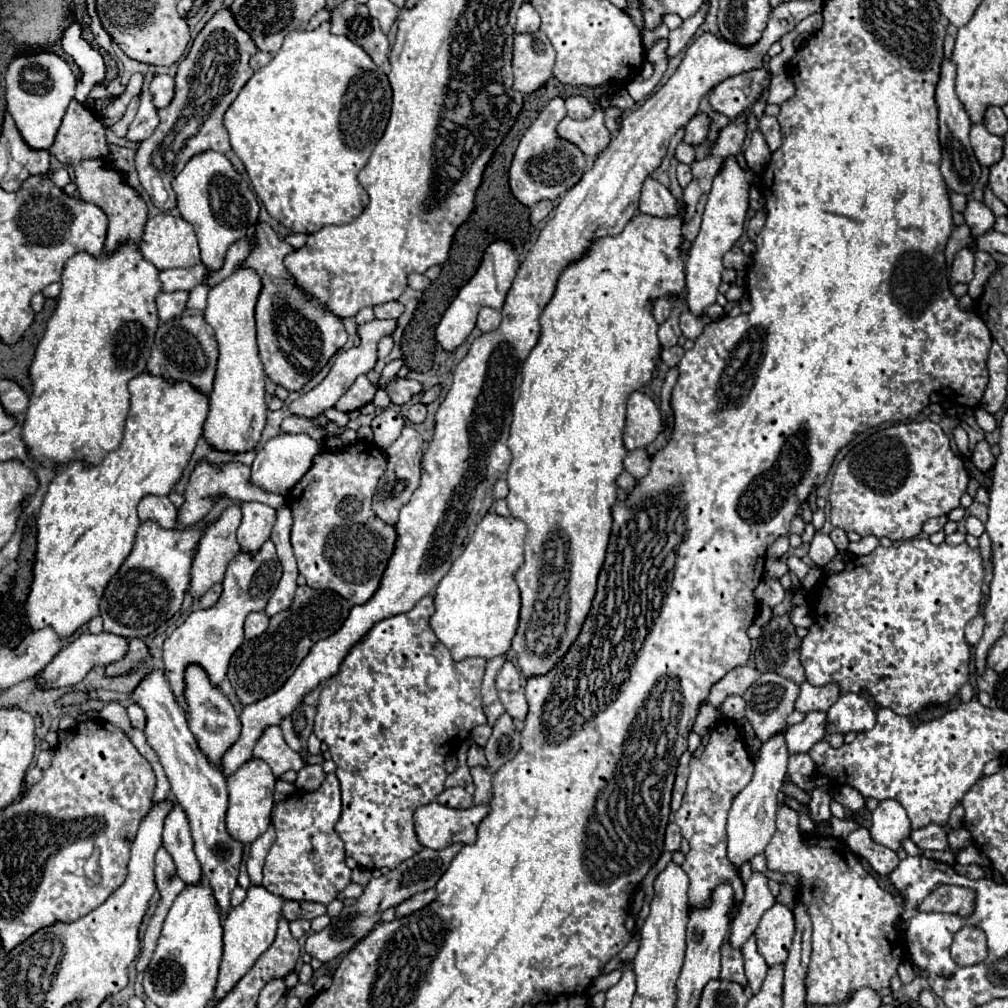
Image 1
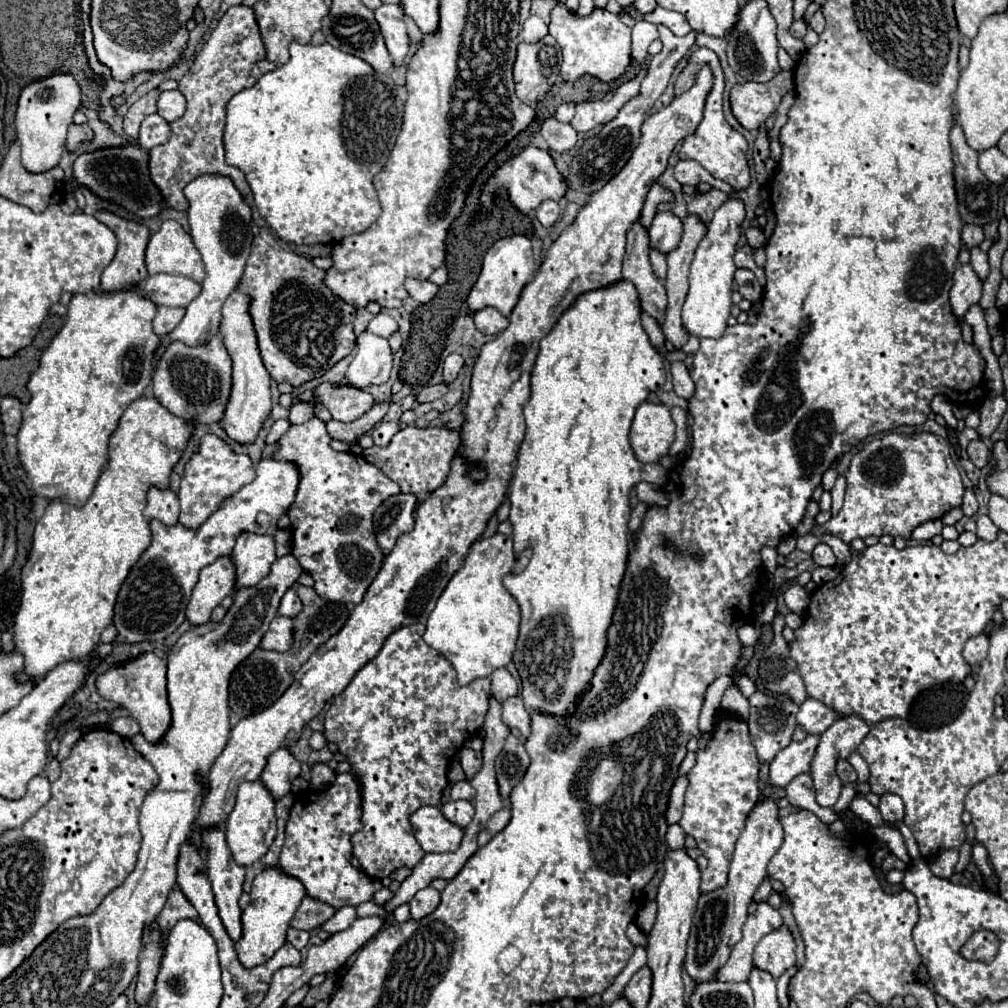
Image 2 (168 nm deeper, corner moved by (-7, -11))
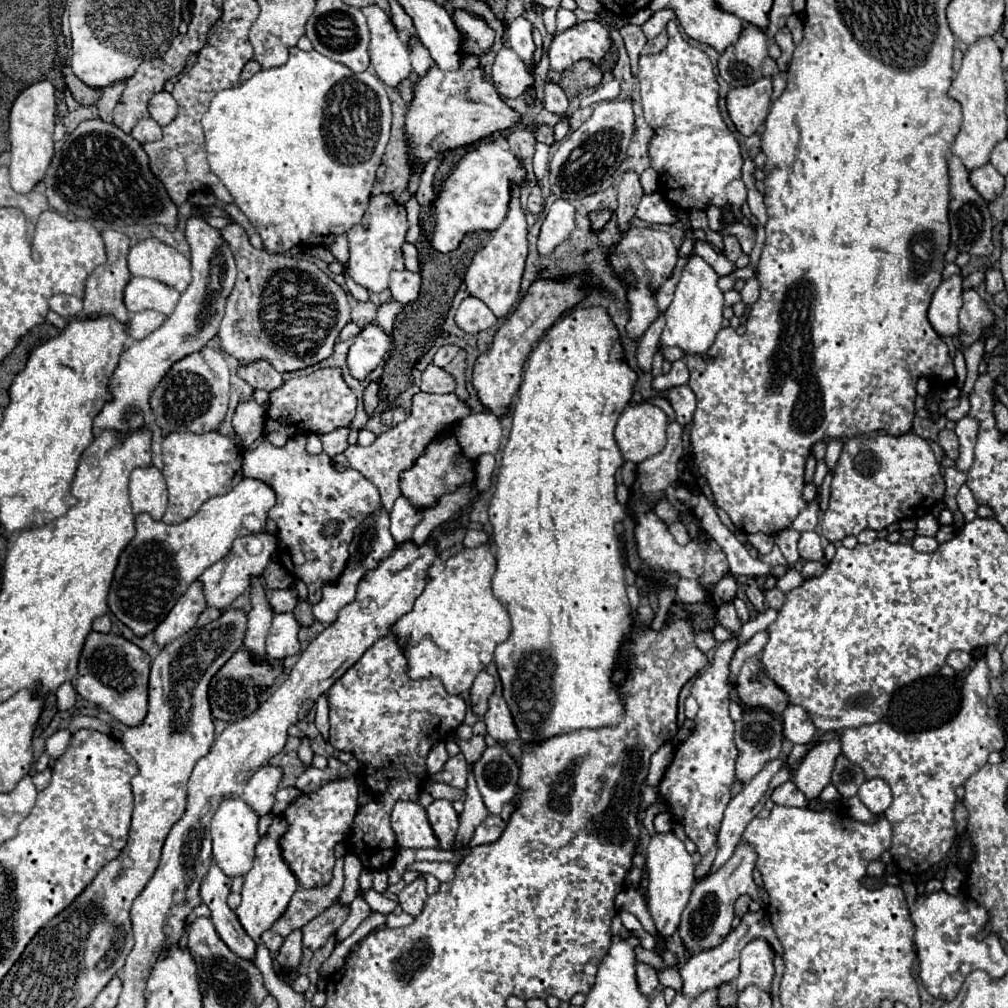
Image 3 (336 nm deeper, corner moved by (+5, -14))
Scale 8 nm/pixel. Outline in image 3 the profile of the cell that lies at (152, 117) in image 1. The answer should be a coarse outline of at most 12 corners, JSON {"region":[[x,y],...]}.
{"region":[[141,119],[131,135],[139,143],[159,141],[161,127]]}

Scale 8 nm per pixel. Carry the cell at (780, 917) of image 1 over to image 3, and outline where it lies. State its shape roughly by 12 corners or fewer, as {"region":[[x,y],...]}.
{"region":[[765,939],[741,951],[737,991],[749,985],[771,995],[773,951]]}

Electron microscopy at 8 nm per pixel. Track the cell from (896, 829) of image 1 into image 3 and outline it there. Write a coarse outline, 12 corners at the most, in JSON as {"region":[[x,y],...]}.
{"region":[[879,779],[859,787],[863,805],[881,813],[891,805],[891,789]]}

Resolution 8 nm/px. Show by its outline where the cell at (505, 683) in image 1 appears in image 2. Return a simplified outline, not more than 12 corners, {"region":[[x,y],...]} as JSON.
{"region":[[497,668],[491,694],[499,704],[519,694],[519,686],[507,668]]}

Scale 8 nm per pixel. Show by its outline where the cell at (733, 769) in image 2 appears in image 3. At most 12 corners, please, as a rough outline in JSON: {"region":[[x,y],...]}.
{"region":[[741,621],[693,681],[693,733],[675,751],[659,795],[697,845],[707,875],[731,799],[737,747],[729,663]]}

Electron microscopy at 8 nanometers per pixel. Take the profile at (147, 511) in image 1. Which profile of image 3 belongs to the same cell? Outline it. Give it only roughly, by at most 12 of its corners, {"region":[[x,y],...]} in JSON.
{"region":[[137,467],[129,481],[133,513],[161,519],[167,485],[157,467]]}

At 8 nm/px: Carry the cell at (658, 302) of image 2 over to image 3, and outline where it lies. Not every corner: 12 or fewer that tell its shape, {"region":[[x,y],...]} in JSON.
{"region":[[635,171],[619,183],[617,217],[621,231],[629,229],[643,187]]}

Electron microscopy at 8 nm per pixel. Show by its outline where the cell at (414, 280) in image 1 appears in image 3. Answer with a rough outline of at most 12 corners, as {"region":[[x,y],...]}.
{"region":[[393,271],[393,299],[407,305],[419,297],[421,277]]}

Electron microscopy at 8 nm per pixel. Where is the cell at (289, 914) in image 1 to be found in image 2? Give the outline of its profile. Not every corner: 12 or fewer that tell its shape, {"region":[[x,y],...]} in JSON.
{"region":[[305,896],[291,926],[311,932],[323,926],[335,908]]}

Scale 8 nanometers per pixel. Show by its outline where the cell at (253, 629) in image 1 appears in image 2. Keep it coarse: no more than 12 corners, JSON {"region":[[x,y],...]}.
{"region":[[277,616],[263,634],[265,650],[285,652],[293,620]]}

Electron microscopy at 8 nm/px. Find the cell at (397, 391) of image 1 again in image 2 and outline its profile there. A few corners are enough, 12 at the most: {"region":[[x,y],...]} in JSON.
{"region":[[423,386],[417,394],[417,402],[433,402],[445,396],[447,386]]}

